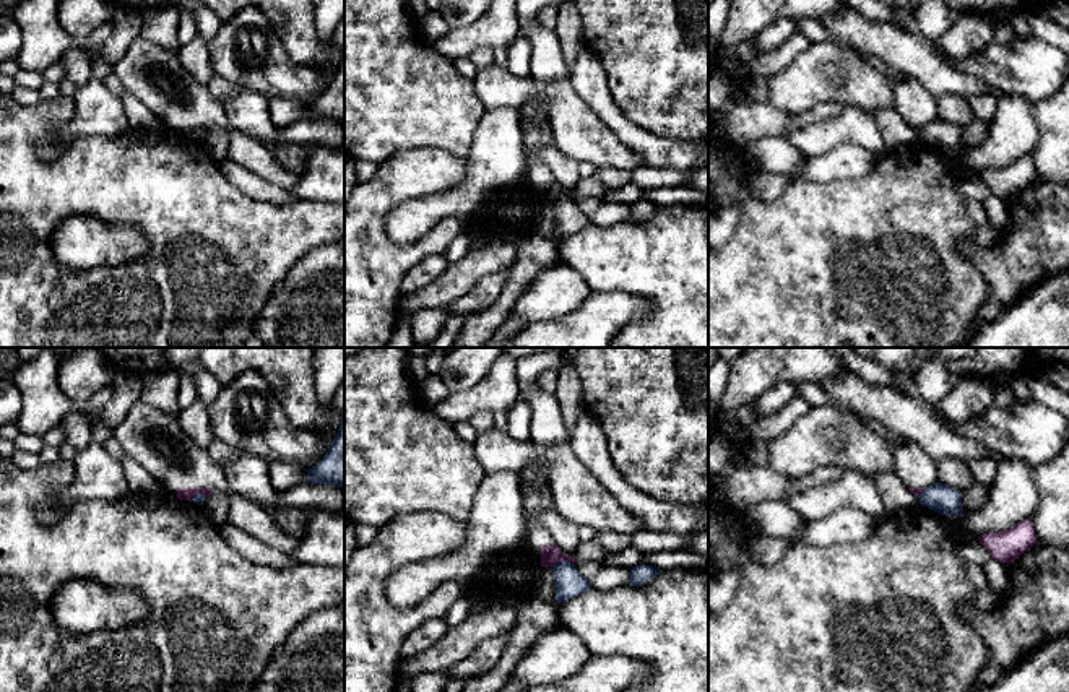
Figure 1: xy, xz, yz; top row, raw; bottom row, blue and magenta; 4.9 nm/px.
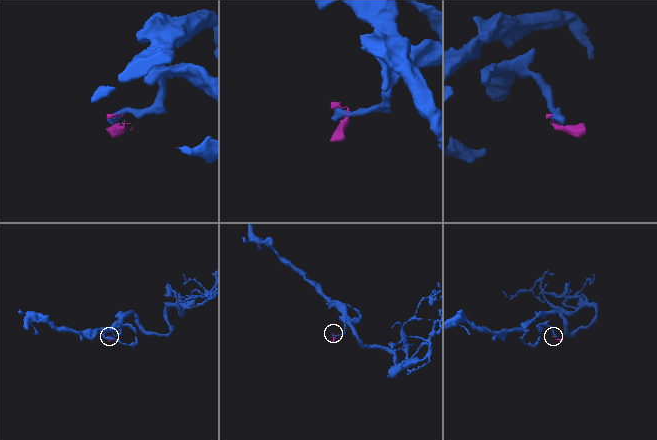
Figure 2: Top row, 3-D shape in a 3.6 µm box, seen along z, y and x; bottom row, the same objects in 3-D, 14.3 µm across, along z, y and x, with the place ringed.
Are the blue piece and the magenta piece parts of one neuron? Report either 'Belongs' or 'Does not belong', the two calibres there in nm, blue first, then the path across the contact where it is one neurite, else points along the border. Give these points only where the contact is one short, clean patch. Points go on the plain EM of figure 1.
Does not belong. Thickness 140 nm (blue) against 100 nm. Boundary: xz (572, 198), (561, 197), (553, 203)

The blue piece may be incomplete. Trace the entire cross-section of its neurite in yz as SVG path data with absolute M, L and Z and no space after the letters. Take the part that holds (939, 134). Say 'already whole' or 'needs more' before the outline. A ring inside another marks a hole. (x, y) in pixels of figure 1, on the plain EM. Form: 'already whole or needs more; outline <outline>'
already whole; outline M936 119L924 125L924 128L918 133L920 140L941 149L941 151L954 151L962 153L962 128L949 123L942 119Z

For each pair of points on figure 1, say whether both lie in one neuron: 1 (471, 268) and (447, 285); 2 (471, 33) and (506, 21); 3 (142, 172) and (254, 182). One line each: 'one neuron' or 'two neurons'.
1: one neuron
2: one neuron
3: two neurons

